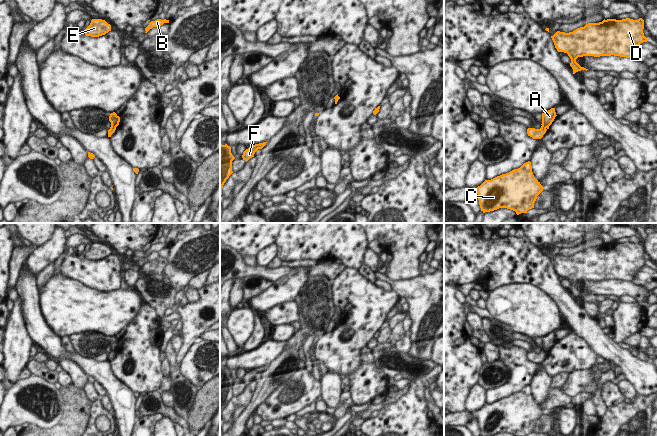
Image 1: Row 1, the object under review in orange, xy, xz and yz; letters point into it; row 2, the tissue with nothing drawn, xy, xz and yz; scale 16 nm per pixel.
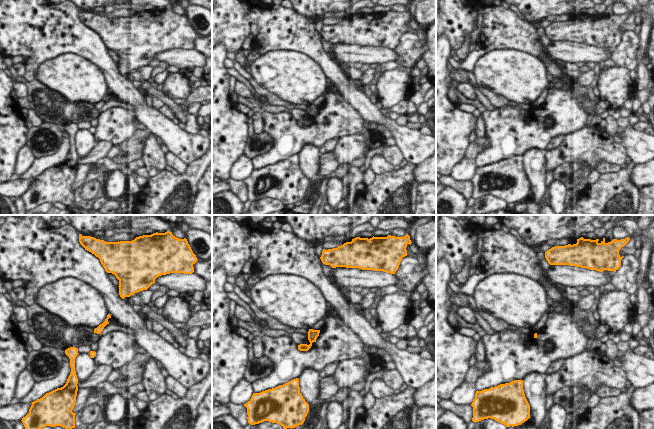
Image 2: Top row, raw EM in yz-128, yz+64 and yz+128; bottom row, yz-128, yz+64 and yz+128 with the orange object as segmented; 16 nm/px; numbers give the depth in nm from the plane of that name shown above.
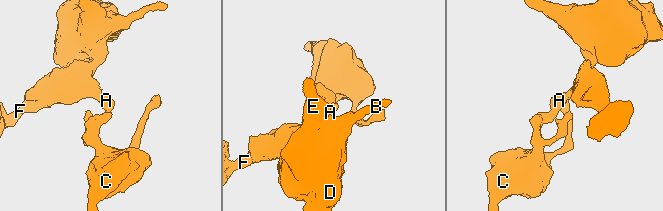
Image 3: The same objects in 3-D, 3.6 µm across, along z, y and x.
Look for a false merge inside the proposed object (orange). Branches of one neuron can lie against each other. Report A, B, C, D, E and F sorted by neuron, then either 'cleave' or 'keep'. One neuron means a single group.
A B D E F / C; cleave

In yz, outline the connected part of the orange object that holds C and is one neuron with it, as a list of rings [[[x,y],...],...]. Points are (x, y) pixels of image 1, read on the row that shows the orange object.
[[[528,161],[509,173],[485,180],[475,191],[483,213],[507,208],[519,215],[534,208],[537,196],[543,189]]]

